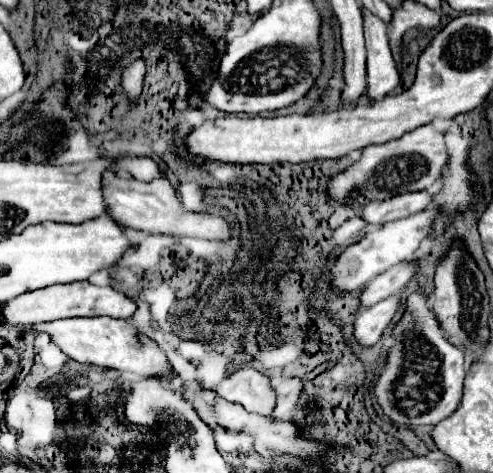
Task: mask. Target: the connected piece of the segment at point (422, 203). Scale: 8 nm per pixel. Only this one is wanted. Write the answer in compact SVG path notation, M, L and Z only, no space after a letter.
M414 192L414 194L400 194L384 202L370 202L360 210L360 218L364 224L386 224L398 218L406 218L424 210L430 204L430 194Z

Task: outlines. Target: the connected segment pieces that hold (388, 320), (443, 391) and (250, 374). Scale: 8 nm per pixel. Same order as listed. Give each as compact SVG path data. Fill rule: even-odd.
M390 296L380 304L368 308L368 312L360 312L354 320L354 340L358 346L368 348L380 340L380 334L392 324L392 318L400 306L400 298Z
M420 288L408 292L402 318L390 332L392 342L388 344L386 366L372 386L384 416L396 426L434 426L456 410L462 396L462 382L466 376L462 350L446 340L428 300L430 298Z
M242 366L224 378L216 386L216 392L228 402L244 406L246 412L264 416L272 412L276 398L274 390L268 386L268 378L250 366Z

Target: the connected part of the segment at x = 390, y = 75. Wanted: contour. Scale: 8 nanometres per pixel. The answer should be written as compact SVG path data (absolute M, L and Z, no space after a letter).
M368 8L362 10L362 18L364 18L364 38L366 38L366 54L368 54L368 62L366 62L368 96L374 102L390 94L400 84L400 76L392 50L388 46L386 24Z

